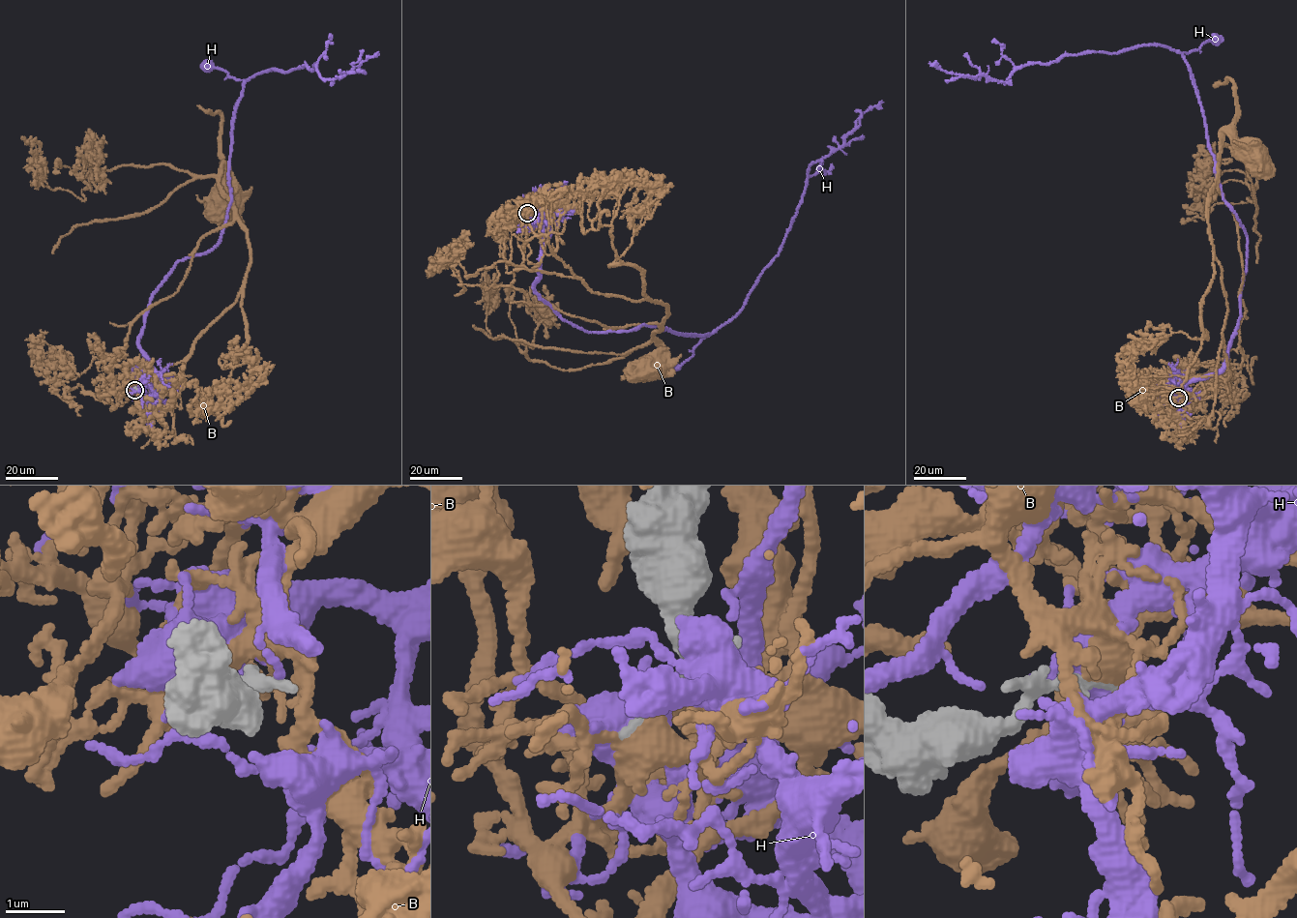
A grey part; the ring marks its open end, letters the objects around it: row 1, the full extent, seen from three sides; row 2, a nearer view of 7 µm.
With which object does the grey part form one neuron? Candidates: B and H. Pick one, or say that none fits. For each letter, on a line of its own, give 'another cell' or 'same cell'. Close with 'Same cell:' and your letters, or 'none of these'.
B: same cell
H: another cell
Same cell: B

